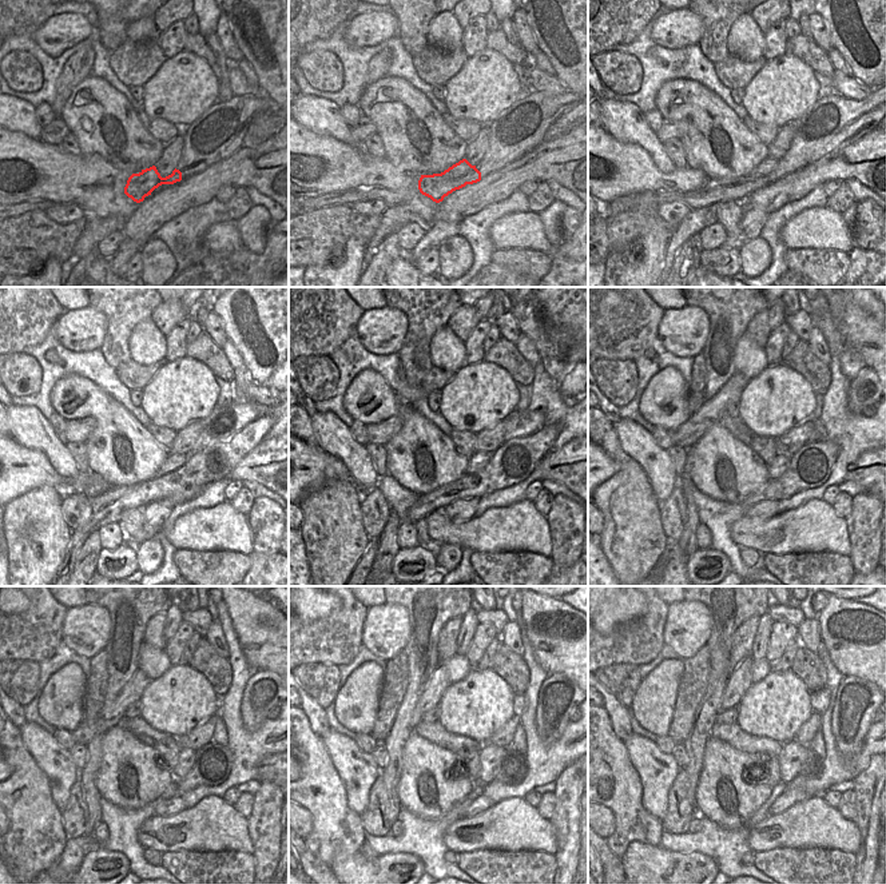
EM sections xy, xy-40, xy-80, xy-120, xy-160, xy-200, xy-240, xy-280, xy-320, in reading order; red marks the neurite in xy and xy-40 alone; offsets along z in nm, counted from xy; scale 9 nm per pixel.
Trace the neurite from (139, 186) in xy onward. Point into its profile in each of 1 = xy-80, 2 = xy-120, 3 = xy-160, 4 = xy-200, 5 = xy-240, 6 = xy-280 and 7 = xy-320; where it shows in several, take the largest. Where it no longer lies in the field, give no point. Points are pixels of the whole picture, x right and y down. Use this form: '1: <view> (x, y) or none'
1: xy-80 (766, 172)
2: xy-120 (174, 461)
3: xy-160 (477, 461)
4: xy-200 (782, 461)
5: xy-240 (186, 759)
6: xy-280 (491, 755)
7: xy-320 (793, 755)

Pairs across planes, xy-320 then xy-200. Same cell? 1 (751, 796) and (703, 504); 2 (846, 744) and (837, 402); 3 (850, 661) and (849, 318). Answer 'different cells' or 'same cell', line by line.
1: different cells
2: different cells
3: same cell

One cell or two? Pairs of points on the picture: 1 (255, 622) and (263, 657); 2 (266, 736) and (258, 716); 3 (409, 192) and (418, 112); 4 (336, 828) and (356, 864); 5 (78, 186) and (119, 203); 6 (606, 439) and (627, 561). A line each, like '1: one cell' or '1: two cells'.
1: one cell
2: two cells
3: two cells
4: two cells
5: one cell
6: one cell

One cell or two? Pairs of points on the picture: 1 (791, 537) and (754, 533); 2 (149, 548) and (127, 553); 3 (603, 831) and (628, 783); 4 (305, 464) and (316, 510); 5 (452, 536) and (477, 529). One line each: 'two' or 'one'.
1: one
2: two
3: two
4: two
5: one

